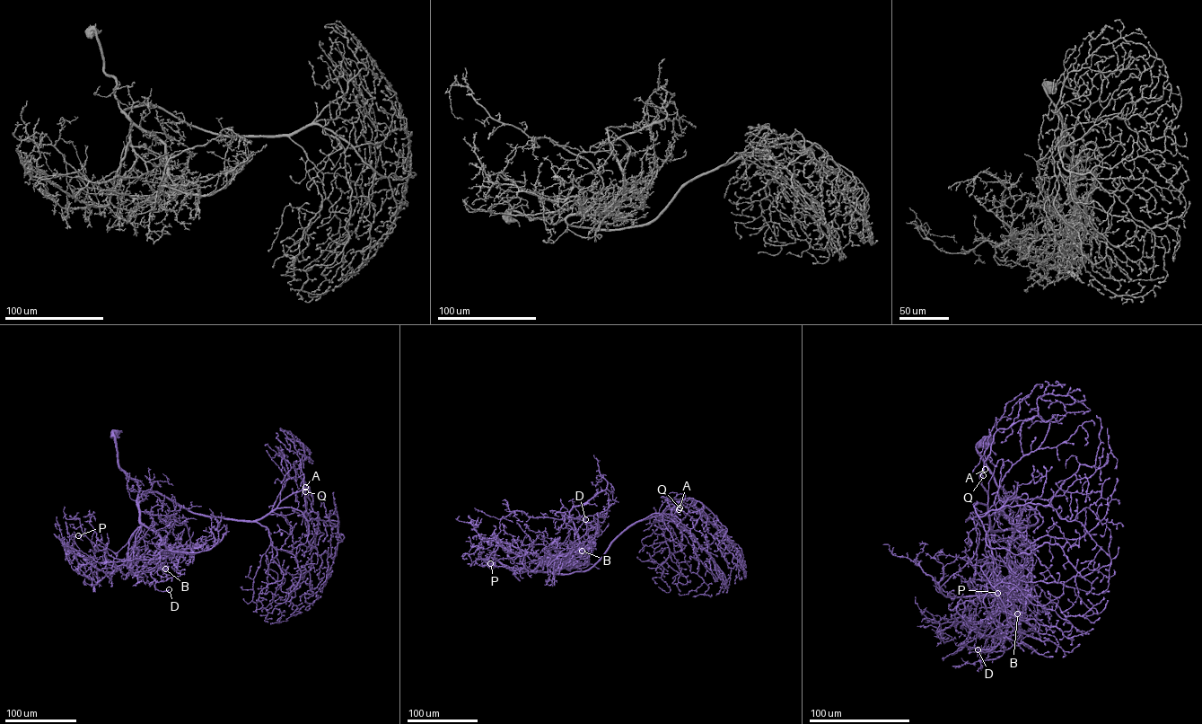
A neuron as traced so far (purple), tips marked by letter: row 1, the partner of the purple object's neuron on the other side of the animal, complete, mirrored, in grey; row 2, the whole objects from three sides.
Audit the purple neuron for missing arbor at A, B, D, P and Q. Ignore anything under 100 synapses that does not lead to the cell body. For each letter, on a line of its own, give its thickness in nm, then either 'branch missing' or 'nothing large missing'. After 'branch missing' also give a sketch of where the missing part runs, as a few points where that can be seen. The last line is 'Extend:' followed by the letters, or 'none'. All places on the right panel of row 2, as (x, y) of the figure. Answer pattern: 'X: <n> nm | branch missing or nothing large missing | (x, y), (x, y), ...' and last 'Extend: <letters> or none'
A: 480 nm | branch missing | (985, 469), (1014, 468), (1023, 474), (1048, 472), (1062, 455), (1071, 419), (1083, 406), (1092, 402)
B: 180 nm | nothing large missing
D: 280 nm | nothing large missing
P: 320 nm | nothing large missing
Q: 320 nm | branch missing | (983, 475), (988, 475), (991, 481), (987, 480), (974, 490), (966, 518)
Extend: A, Q

